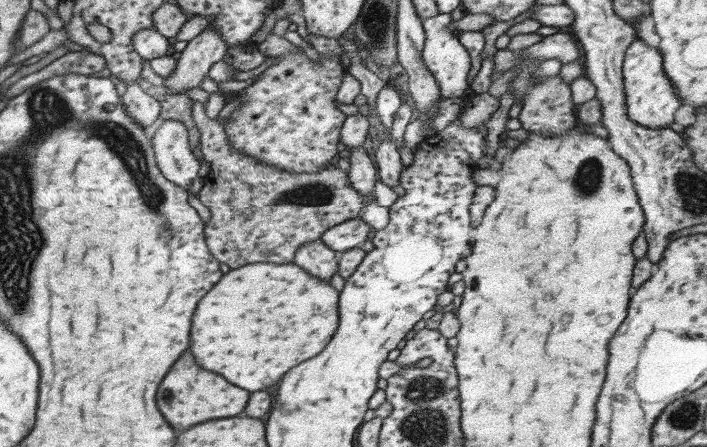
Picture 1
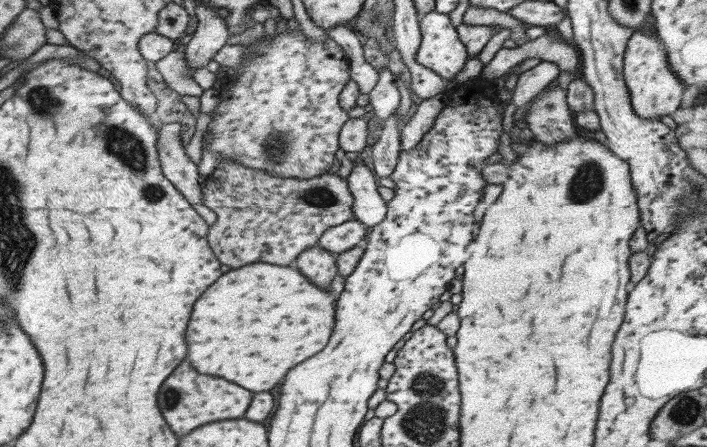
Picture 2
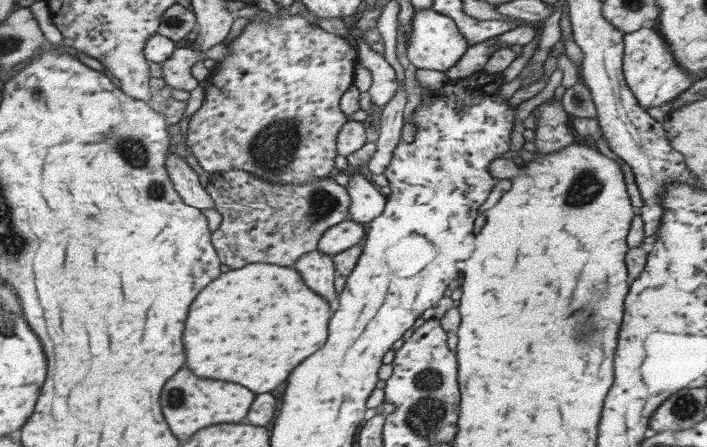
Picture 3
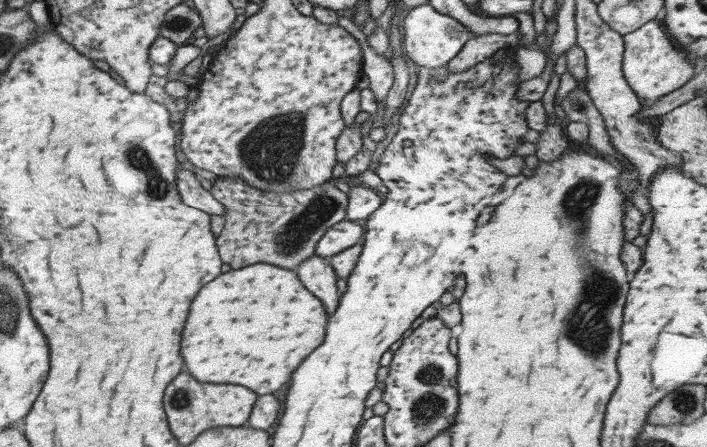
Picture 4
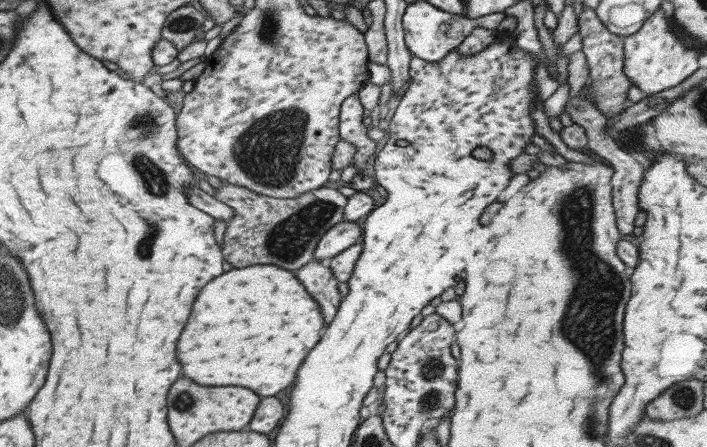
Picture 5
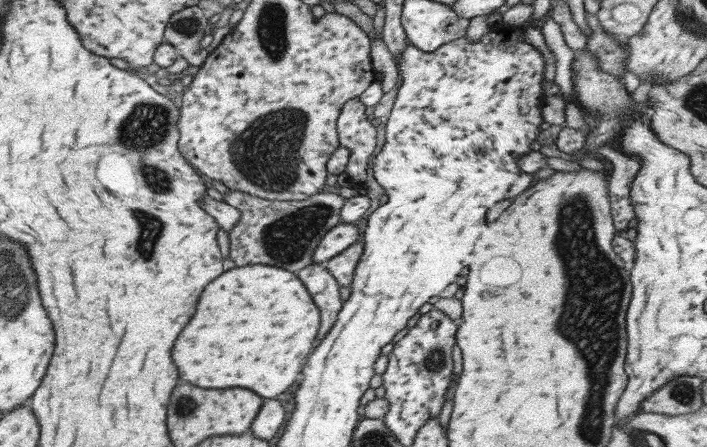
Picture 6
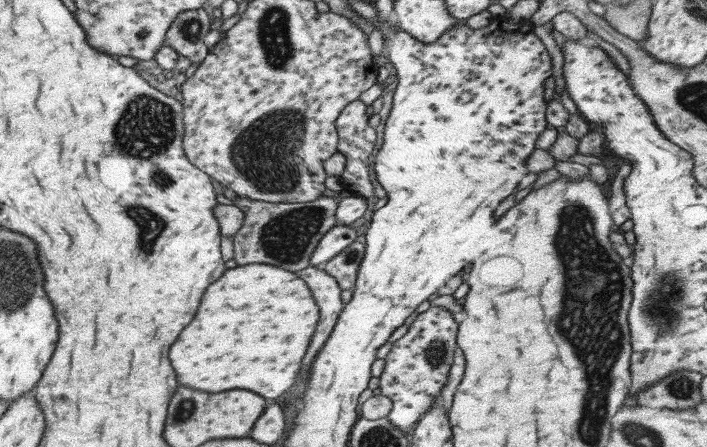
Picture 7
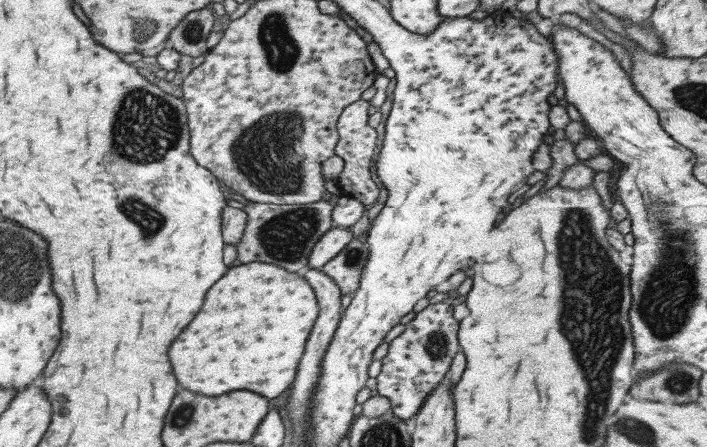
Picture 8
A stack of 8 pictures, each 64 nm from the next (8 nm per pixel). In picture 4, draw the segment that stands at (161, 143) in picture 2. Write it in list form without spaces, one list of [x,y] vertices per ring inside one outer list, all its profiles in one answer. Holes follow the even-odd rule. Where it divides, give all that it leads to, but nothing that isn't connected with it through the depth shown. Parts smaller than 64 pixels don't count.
[[[181,168],[175,170],[175,188],[185,206],[201,210],[207,215],[224,216],[224,207],[212,197],[212,194],[203,189],[193,173]]]

